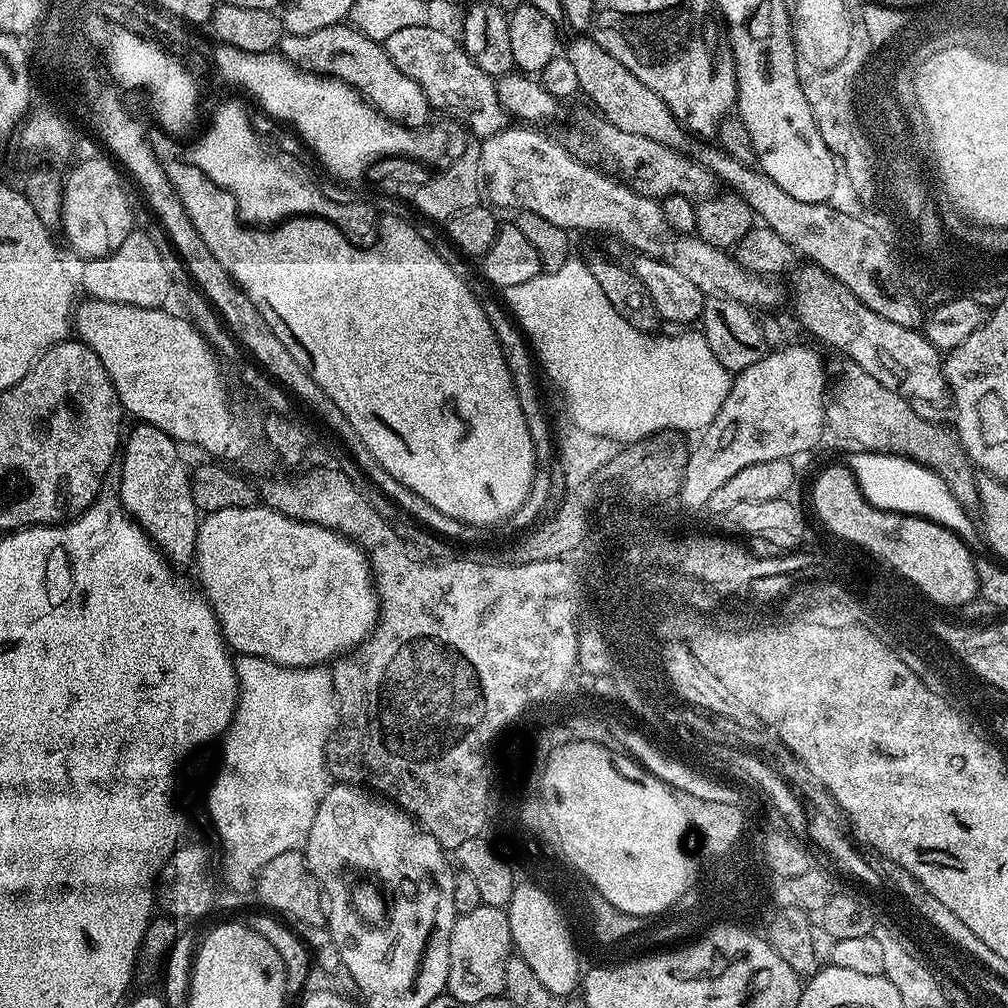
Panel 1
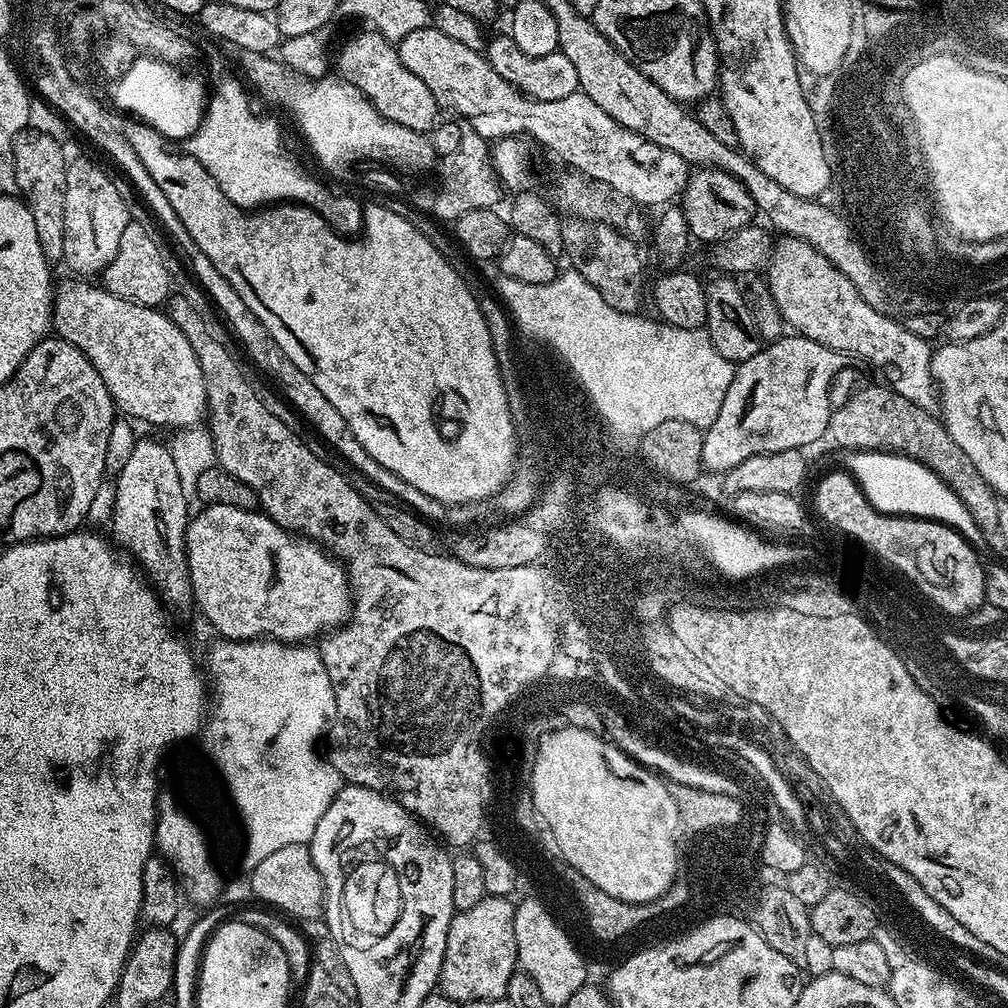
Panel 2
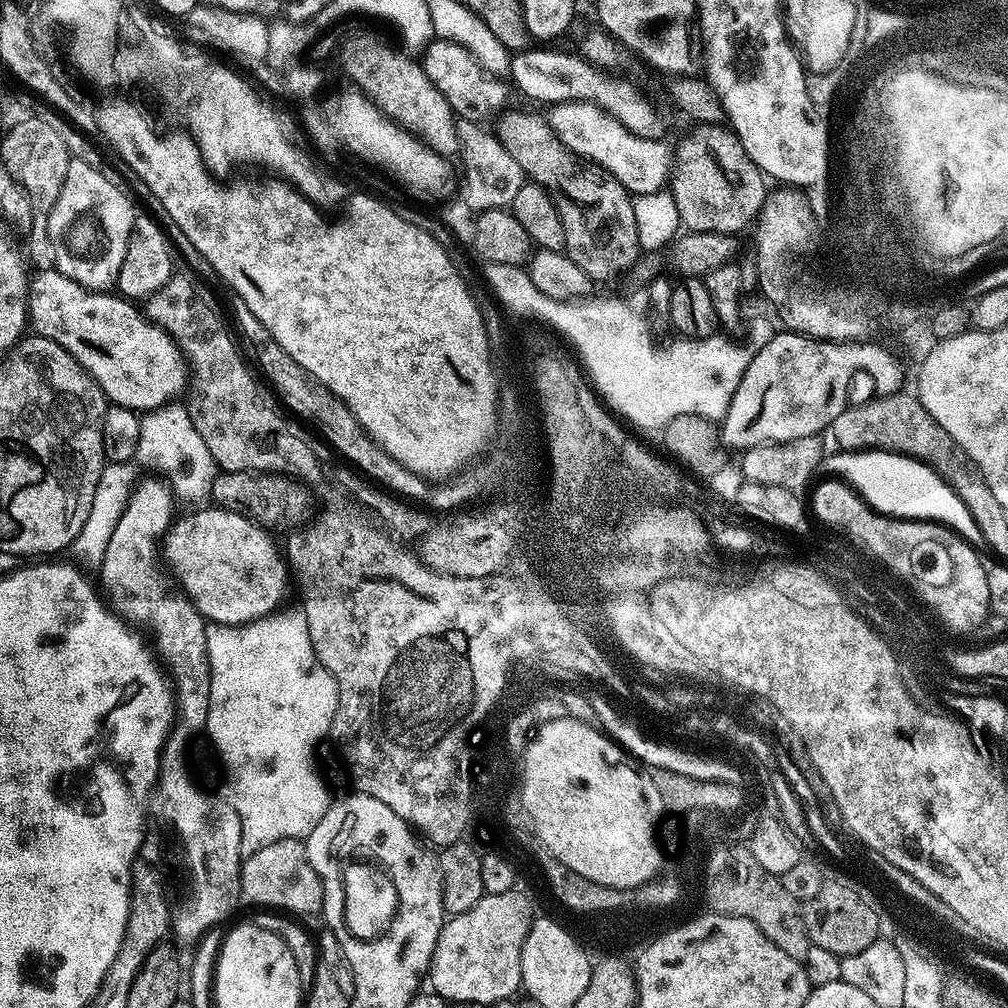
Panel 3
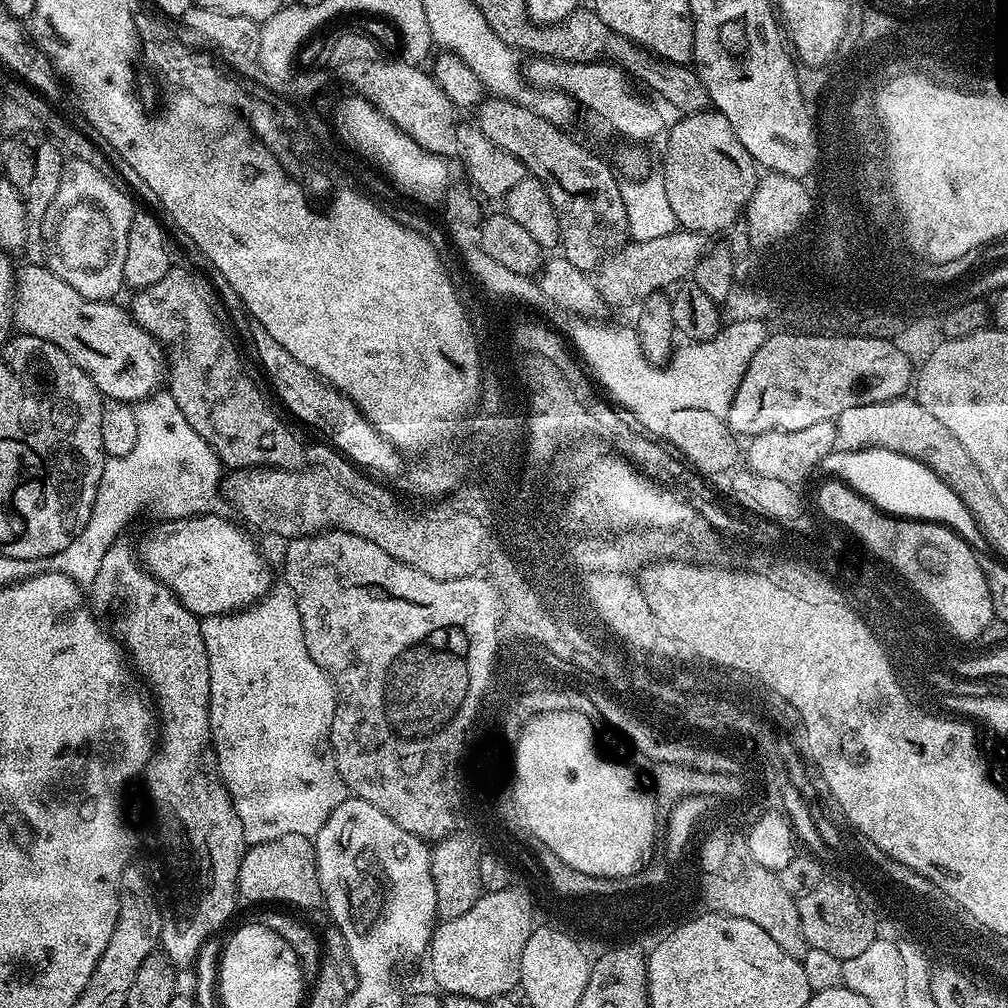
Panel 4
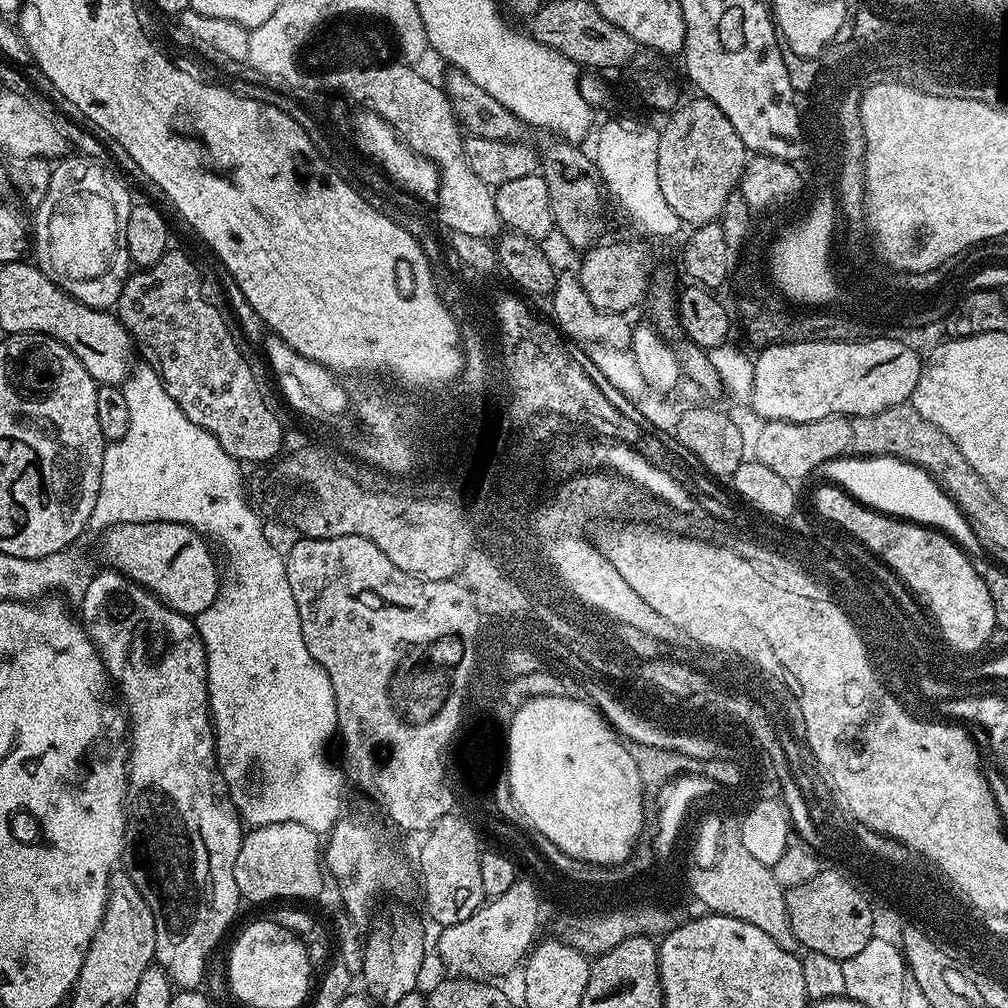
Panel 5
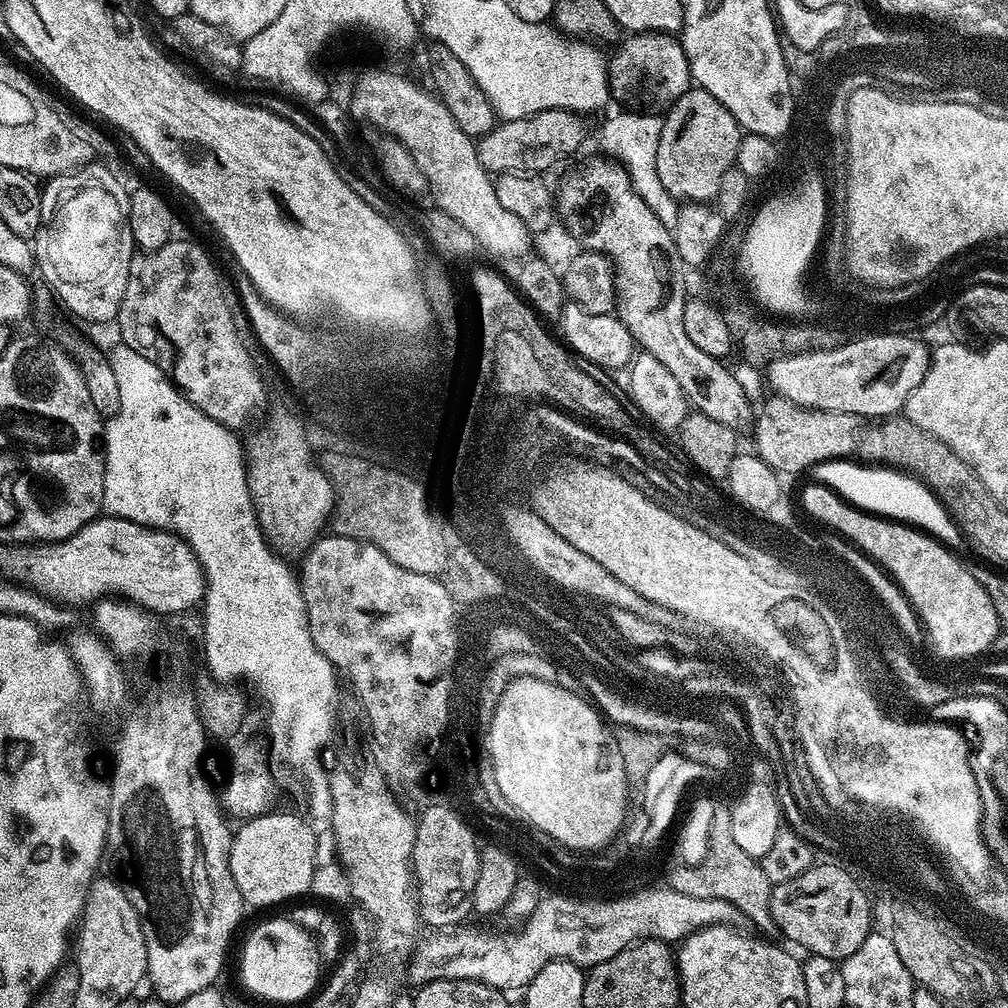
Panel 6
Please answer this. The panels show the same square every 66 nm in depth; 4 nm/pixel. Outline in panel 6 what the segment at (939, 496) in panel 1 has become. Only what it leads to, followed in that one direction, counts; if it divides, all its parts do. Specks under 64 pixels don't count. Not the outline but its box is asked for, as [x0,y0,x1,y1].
[810,458,963,544]

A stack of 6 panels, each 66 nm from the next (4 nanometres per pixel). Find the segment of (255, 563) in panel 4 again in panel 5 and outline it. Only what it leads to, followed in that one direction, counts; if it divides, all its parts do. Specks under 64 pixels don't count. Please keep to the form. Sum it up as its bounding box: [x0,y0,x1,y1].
[99,520,222,618]

